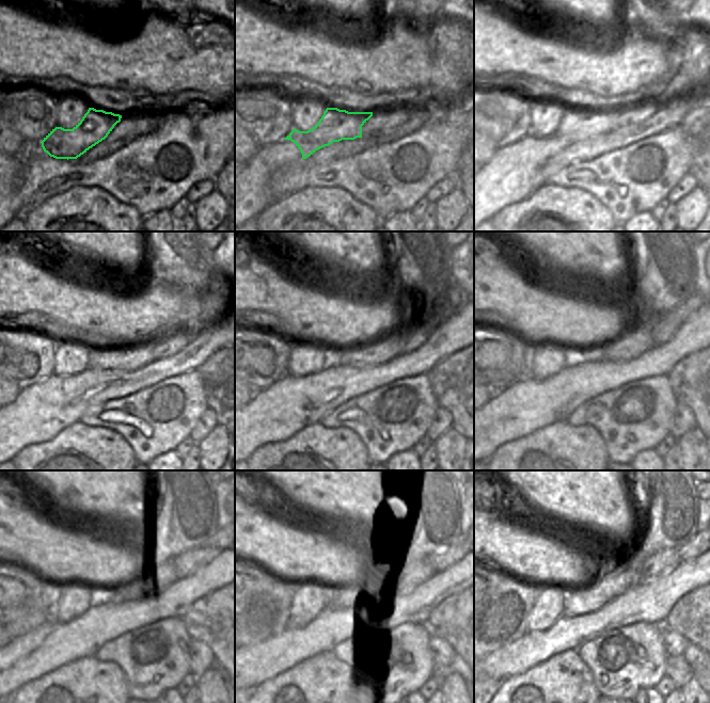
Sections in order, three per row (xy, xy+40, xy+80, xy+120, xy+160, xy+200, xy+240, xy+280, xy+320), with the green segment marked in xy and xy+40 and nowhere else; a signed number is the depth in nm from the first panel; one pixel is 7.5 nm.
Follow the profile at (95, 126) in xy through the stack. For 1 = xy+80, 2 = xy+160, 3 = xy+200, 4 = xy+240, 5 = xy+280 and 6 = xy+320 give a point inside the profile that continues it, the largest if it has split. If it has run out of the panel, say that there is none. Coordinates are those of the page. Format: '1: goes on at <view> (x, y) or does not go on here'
1: goes on at xy+80 (581, 123)
2: goes on at xy+160 (391, 345)
3: goes on at xy+200 (648, 333)
4: goes on at xy+240 (162, 574)
5: goes on at xy+280 (411, 571)
6: goes on at xy+320 (661, 563)

